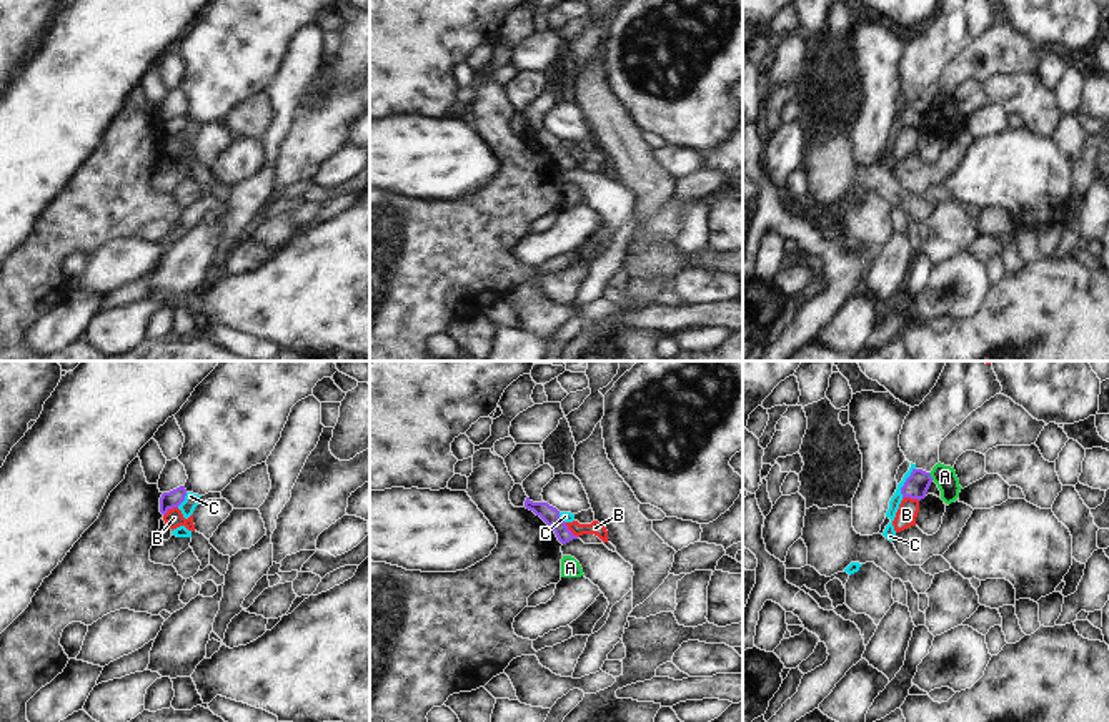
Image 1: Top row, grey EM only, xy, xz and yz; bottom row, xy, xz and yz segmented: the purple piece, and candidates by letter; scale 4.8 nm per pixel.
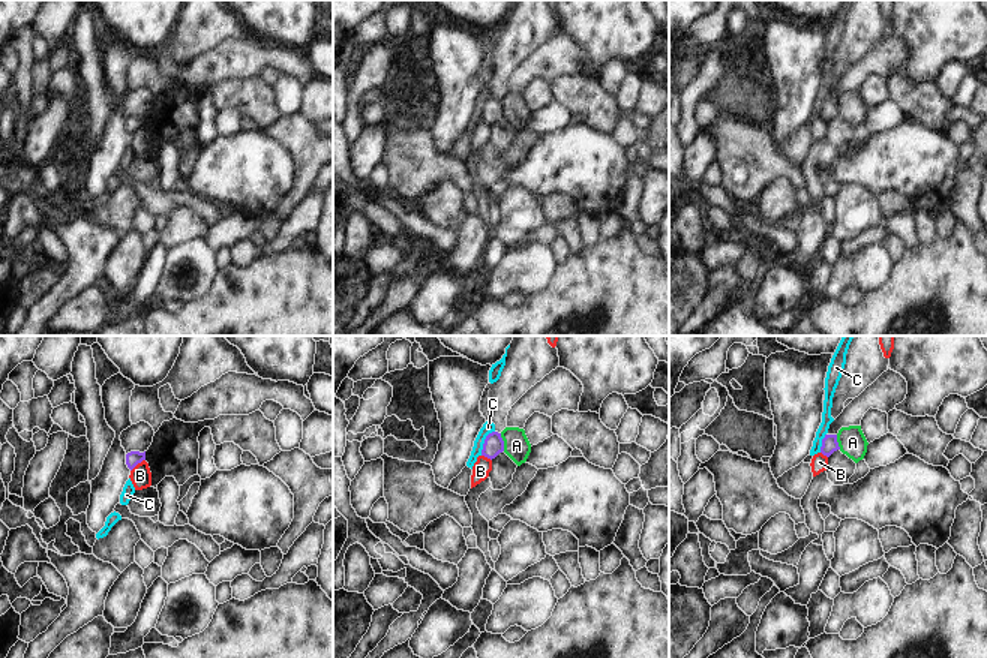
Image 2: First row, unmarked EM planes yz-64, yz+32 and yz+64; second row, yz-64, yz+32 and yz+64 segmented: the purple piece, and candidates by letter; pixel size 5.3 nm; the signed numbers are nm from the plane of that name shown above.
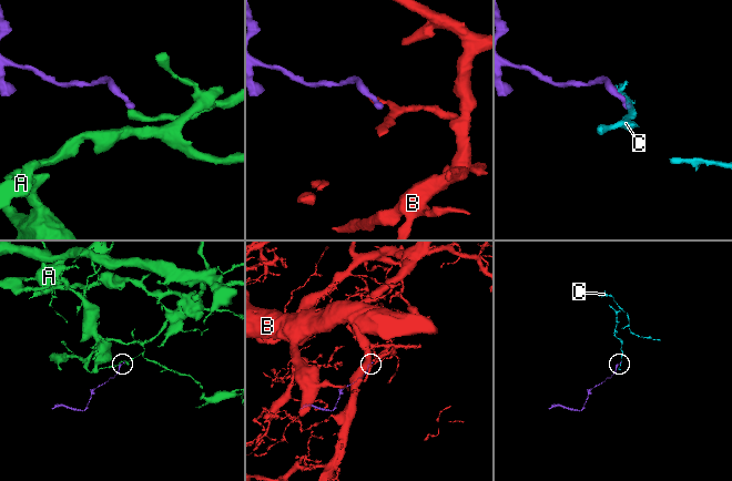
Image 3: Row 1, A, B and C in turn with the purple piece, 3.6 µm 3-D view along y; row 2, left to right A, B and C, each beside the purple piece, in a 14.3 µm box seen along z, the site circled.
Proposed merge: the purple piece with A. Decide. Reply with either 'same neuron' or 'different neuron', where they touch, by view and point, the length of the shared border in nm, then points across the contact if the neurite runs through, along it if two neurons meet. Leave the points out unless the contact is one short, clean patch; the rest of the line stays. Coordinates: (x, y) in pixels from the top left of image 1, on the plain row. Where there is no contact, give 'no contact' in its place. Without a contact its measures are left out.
different neuron; contact yz (929, 103); length 50 nm; border yz (928, 100), (933, 107)

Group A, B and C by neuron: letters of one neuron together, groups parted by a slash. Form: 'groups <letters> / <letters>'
groups A / B / C

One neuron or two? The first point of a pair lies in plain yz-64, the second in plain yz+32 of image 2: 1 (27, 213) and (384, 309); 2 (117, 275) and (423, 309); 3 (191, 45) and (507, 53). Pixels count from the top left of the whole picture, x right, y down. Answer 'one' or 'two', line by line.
1: one
2: two
3: one

